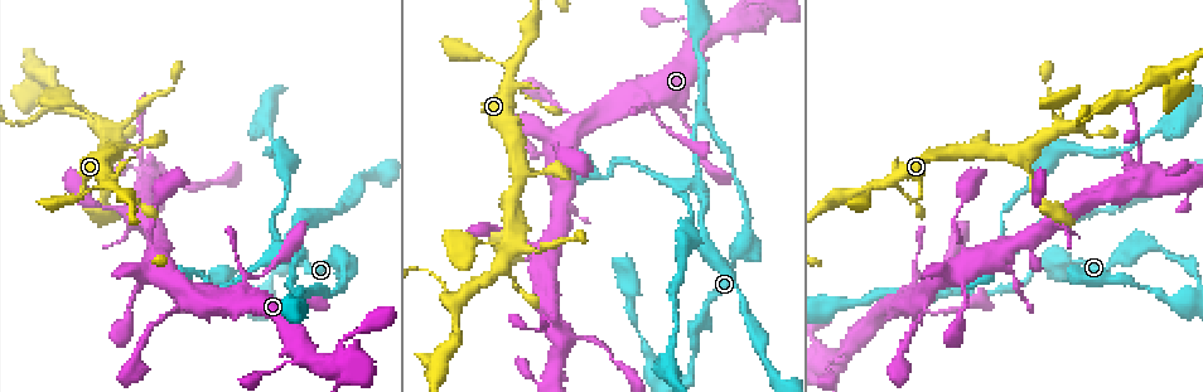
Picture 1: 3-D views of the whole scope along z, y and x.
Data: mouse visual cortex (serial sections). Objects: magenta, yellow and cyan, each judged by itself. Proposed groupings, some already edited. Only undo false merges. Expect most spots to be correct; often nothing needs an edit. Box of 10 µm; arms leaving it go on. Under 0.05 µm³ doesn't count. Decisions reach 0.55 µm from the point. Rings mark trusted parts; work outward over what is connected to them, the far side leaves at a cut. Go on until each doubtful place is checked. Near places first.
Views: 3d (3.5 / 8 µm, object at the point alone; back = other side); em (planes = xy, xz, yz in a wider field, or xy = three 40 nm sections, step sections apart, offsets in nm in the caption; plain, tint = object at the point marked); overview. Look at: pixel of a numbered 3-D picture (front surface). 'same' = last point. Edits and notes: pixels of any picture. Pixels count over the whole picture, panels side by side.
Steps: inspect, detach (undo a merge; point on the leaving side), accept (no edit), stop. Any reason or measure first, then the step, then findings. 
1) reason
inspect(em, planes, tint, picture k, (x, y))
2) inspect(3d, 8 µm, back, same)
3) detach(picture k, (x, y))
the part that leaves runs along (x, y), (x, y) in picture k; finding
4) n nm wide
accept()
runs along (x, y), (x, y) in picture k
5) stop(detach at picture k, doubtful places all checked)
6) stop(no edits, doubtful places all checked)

abrupt turn
inspect(3d, 3.5 µm, picture 1, (653, 109))

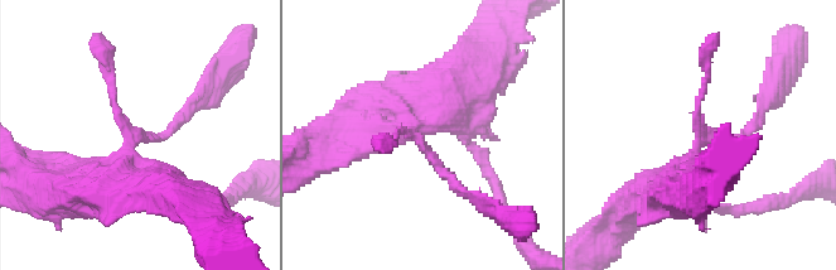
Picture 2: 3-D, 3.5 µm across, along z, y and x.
need the tissue
inspect(em, xy, step 2, tint, picture 2, (418, 134))

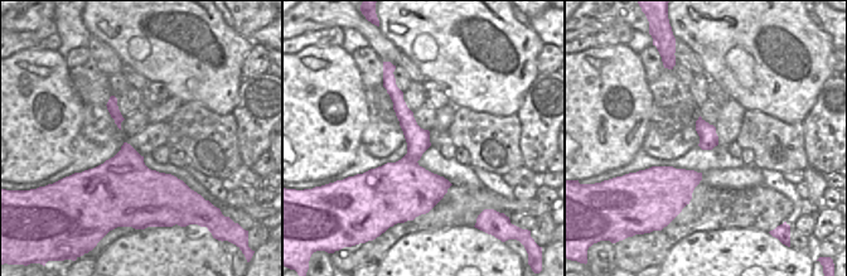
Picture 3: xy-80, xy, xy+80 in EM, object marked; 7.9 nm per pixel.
accept()
runs along (433, 99), (405, 124), (470, 196) in picture 2; one cell here

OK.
branch point
inspect(em, xy, step 1, tint, picture 1, (702, 120))

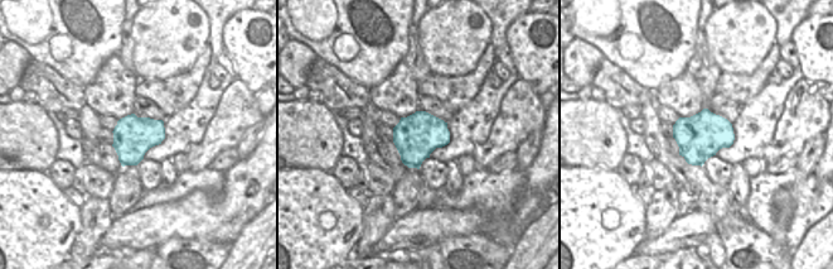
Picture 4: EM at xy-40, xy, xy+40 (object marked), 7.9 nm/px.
see where the arms go
inspect(3d, 3.5 µm, same)

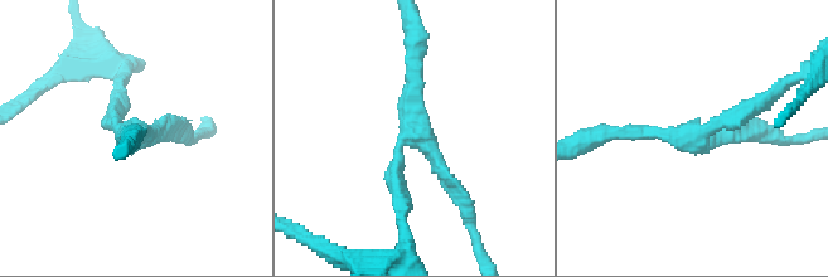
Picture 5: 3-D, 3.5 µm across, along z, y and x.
3 arms; arms of 150, 200, 200 nm
accept()
runs along (175, 131), (125, 135), (117, 103) in picture 5; one cell here

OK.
four-way junction
inspect(3d, 3.5 µm, back, picture 1, (292, 260))

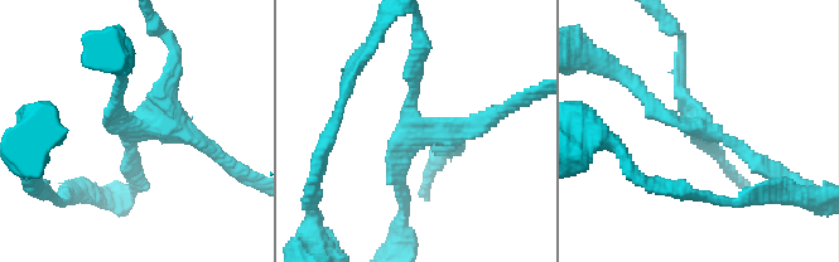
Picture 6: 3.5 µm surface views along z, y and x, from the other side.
4 arms; arms of 150, 200, 200, 250 nm; now the EM
inspect(em, xy, step 2, tint, picture 6, (415, 125))

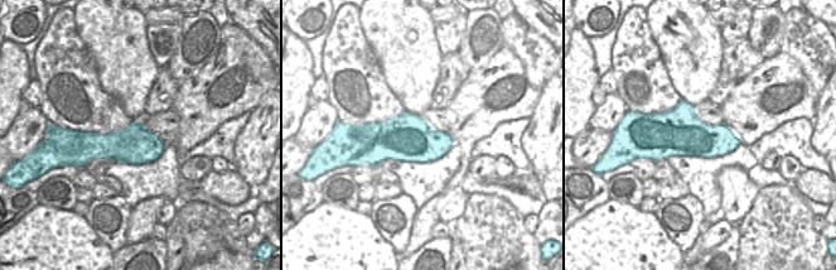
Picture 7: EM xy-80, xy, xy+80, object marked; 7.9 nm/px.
accept()
runs along (775, 174), (707, 135), (681, 77) in picture 6; continuous, no second cell

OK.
arms part here
inspect(3d, 3.5 µm, picture 1, (456, 302))

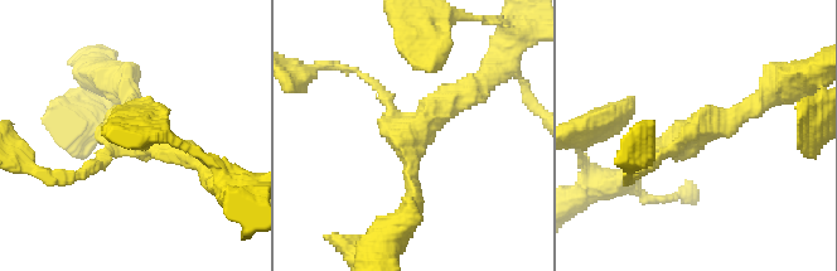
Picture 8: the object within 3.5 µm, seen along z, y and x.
need the tissue
inspect(em, planes, tint, picture 8, (698, 130))

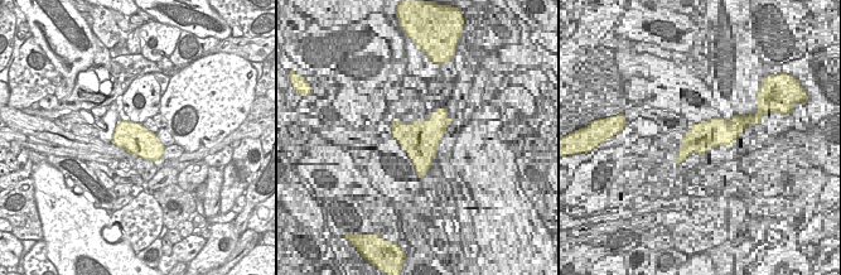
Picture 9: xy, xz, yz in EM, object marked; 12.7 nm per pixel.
inspect(em, xy, step 1, tint, same)

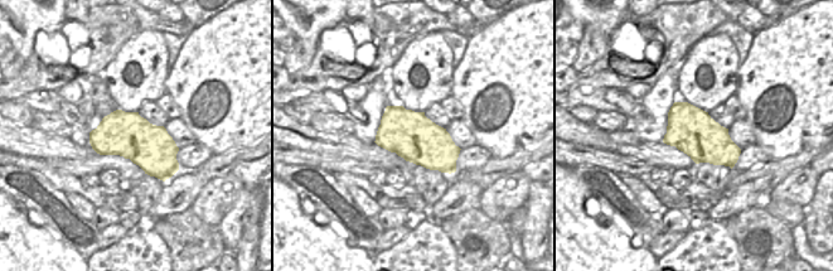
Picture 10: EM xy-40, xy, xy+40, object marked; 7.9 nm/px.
accept()
runs along (640, 163), (767, 97) in picture 8; continuous, no second cell

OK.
stop(no edits, doubtful places all checked)

